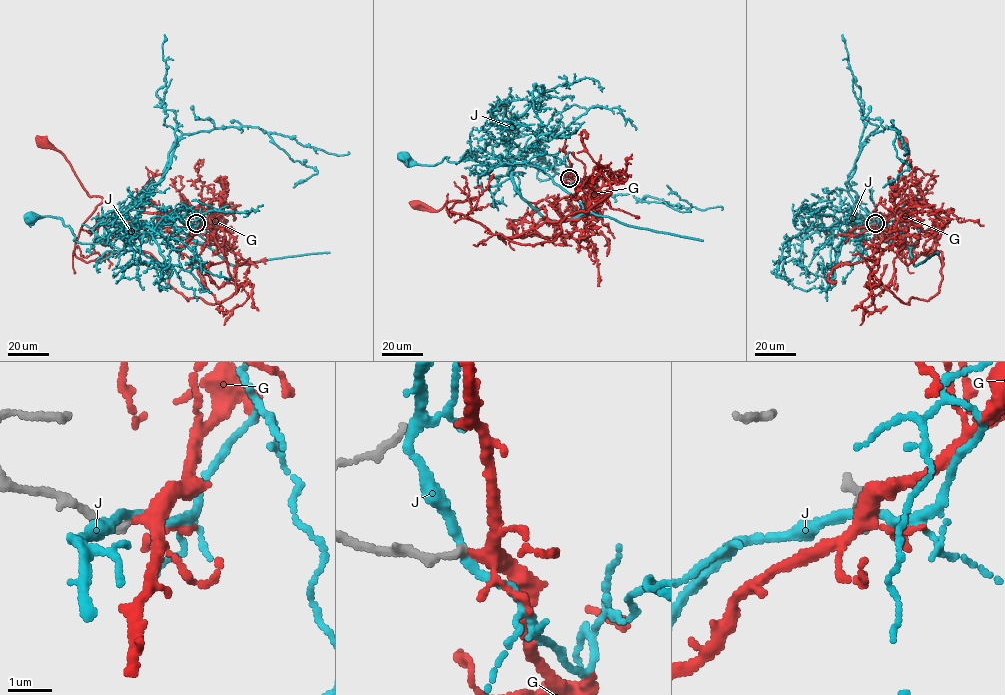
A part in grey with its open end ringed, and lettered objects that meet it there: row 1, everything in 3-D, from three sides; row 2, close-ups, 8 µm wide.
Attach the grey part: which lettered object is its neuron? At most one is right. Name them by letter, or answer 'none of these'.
G

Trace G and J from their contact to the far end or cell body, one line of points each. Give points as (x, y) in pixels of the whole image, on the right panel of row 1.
G: (875, 223), (904, 200), (927, 203), (932, 249), (911, 262), (894, 202), (903, 141)
J: (875, 223), (861, 233), (863, 240), (862, 226), (857, 243), (854, 230), (863, 218), (854, 217)

